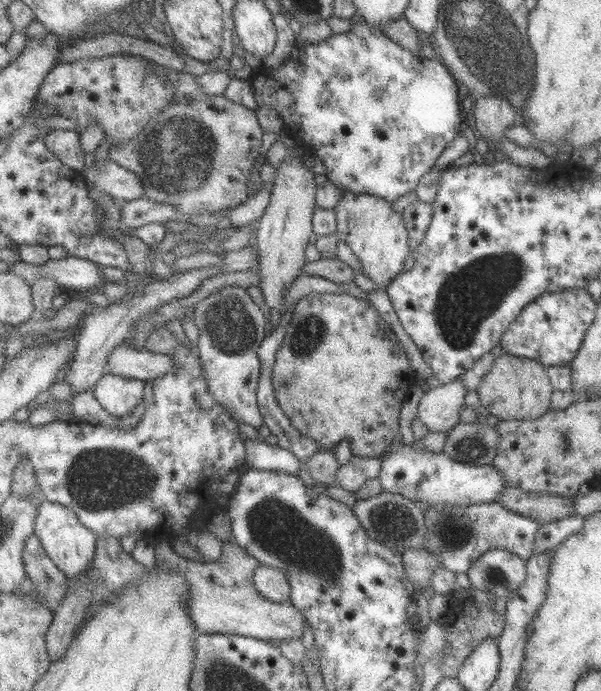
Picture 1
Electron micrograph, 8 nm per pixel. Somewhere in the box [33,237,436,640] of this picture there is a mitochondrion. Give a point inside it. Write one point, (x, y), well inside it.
(275, 526)

